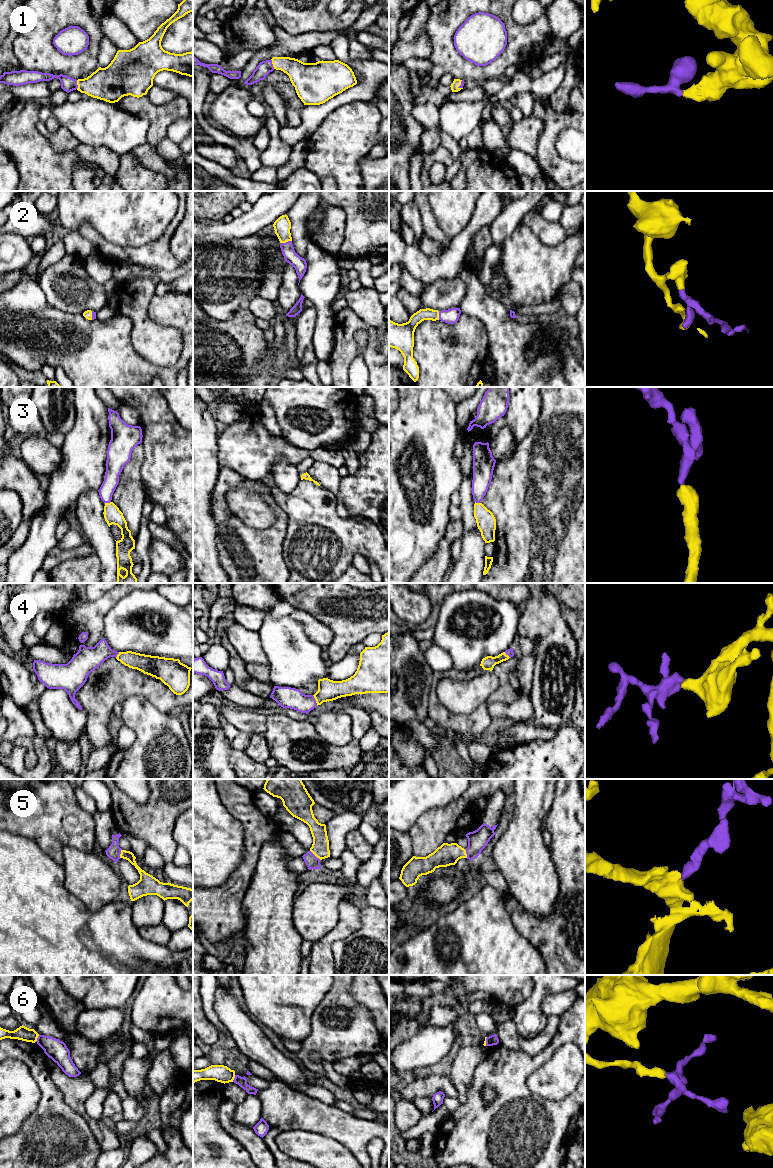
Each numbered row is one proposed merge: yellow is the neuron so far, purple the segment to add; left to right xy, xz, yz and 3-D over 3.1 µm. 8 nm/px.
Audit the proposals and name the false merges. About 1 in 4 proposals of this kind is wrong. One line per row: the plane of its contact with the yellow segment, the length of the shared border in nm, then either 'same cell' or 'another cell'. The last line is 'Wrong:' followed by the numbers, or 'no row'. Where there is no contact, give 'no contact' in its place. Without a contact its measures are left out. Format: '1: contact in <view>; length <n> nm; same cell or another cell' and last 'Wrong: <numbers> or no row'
1: contact in xz; length 80 nm; same cell
2: contact in xz; length 90 nm; same cell
3: contact in xy; length 50 nm; same cell
4: contact in xz; length 100 nm; same cell
5: contact in xz; length 120 nm; same cell
6: contact in xy; length 70 nm; another cell
Wrong: 6

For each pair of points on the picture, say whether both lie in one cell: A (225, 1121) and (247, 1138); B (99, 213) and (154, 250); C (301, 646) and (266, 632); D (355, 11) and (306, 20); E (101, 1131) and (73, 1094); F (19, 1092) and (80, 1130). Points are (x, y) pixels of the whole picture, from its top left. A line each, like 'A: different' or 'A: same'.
A: same
B: different
C: same
D: same
E: same
F: different

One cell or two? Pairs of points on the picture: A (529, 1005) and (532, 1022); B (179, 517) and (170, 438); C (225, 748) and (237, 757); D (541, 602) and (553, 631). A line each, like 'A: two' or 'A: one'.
A: one
B: one
C: two
D: one

